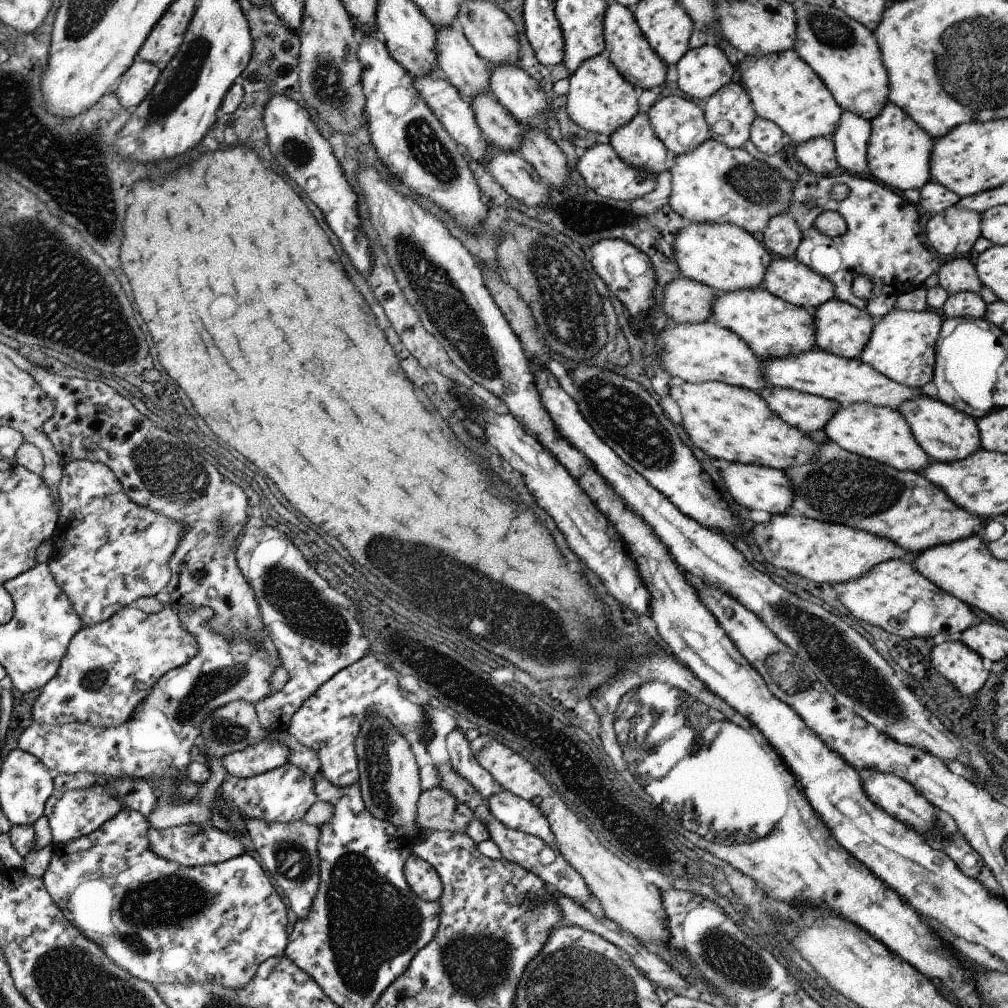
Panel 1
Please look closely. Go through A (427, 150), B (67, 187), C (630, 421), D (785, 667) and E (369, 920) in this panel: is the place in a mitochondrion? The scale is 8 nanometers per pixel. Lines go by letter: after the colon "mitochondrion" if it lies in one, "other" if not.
A: mitochondrion
B: mitochondrion
C: mitochondrion
D: mitochondrion
E: mitochondrion

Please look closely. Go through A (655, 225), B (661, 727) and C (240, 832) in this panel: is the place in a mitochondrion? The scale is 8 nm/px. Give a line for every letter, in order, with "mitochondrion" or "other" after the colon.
A: mitochondrion
B: mitochondrion
C: other

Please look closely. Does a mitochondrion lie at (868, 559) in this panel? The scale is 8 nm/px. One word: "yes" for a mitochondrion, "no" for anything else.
no

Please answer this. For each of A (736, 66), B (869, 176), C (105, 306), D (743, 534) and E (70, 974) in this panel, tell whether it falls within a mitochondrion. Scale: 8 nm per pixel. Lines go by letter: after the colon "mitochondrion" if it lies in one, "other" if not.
A: other
B: other
C: mitochondrion
D: other
E: mitochondrion

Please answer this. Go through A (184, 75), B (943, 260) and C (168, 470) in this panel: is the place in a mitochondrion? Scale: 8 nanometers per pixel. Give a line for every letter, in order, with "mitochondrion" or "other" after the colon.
A: mitochondrion
B: other
C: mitochondrion

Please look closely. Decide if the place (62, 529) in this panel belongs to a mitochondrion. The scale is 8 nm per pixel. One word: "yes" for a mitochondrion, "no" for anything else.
no

